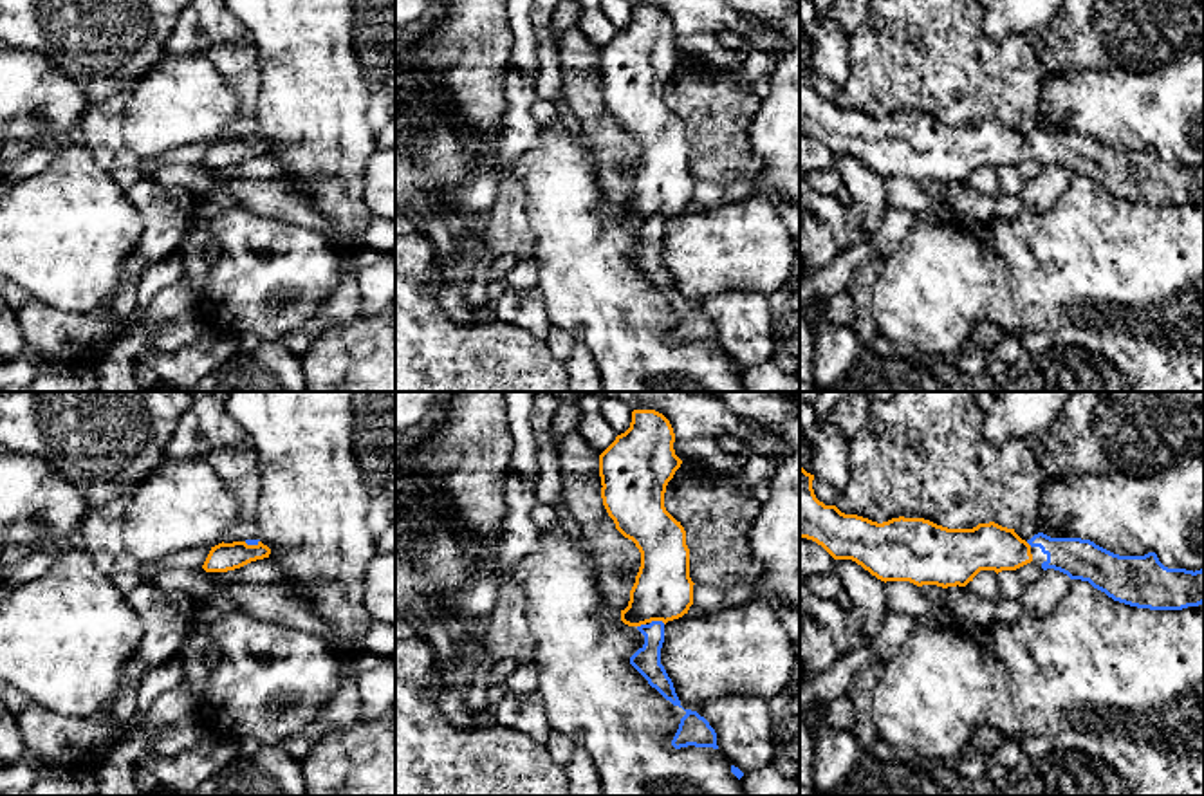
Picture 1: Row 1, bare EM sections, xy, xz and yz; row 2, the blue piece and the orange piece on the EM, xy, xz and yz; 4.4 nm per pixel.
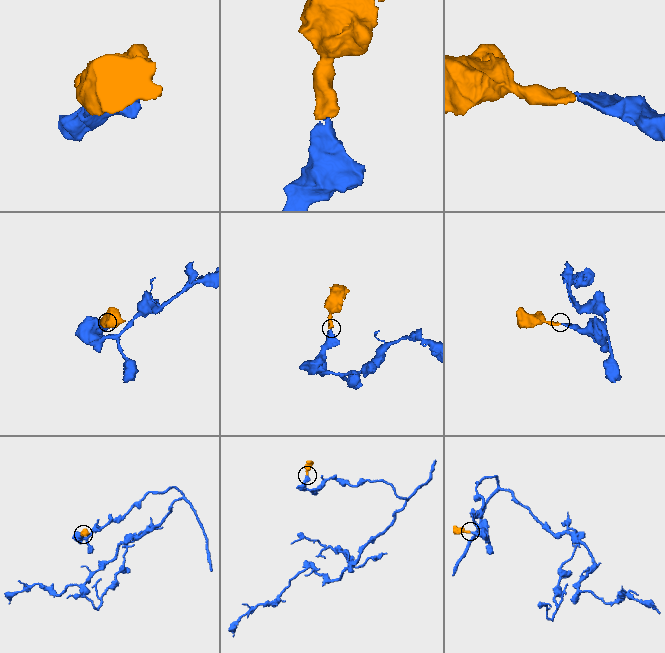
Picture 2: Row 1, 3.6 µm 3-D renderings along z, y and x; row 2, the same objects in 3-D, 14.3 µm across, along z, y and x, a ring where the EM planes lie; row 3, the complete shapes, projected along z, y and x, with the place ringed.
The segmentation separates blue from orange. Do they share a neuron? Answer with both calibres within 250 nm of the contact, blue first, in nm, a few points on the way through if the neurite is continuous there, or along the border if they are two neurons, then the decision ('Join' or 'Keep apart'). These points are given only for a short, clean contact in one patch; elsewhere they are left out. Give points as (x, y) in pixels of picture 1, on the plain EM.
Thickness 120 nm (blue) against 260 nm. Path across: xz (647, 257), (657, 217), (657, 192), (663, 186). Join

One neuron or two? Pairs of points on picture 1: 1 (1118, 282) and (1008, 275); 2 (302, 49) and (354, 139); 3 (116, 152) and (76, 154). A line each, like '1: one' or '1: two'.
1: one
2: one
3: two

